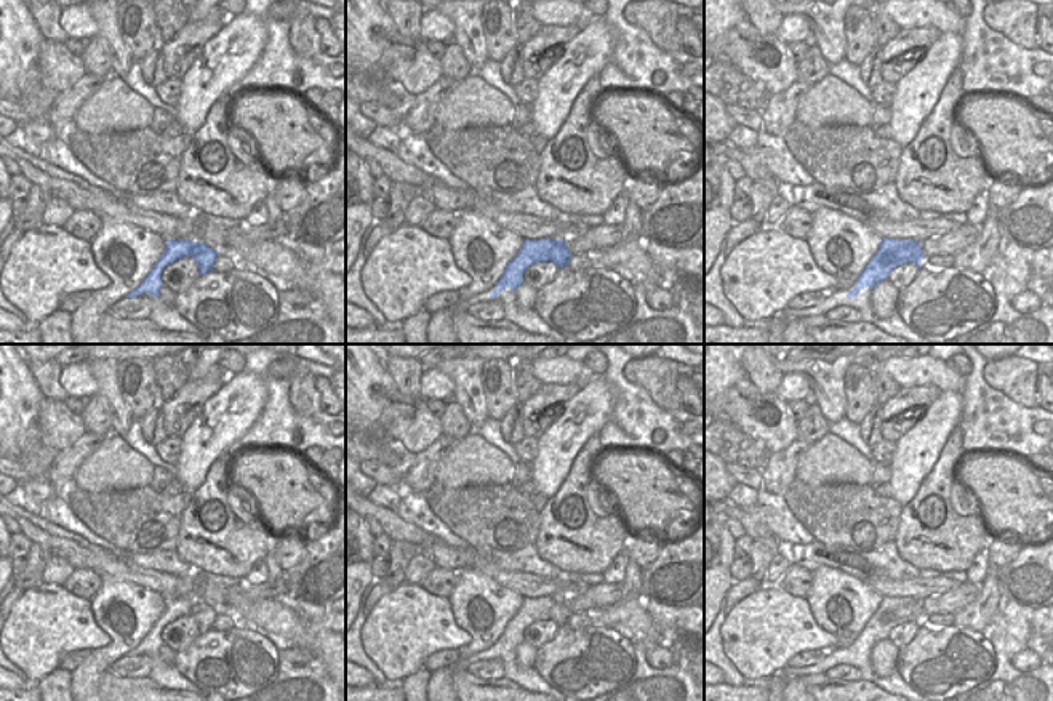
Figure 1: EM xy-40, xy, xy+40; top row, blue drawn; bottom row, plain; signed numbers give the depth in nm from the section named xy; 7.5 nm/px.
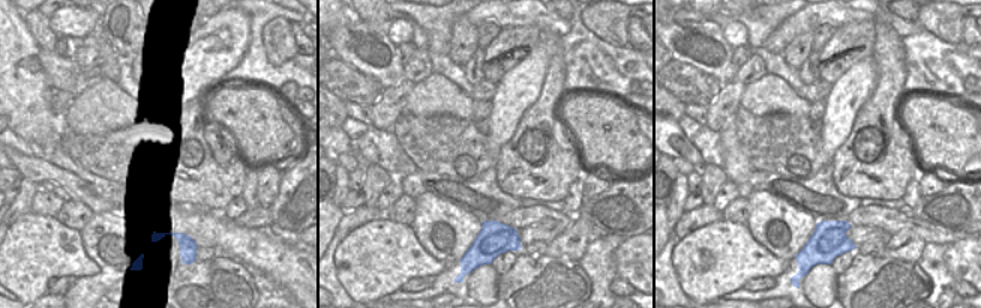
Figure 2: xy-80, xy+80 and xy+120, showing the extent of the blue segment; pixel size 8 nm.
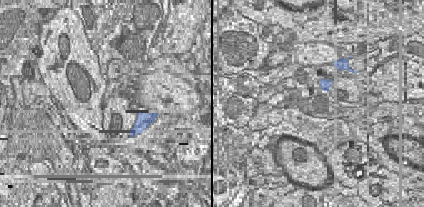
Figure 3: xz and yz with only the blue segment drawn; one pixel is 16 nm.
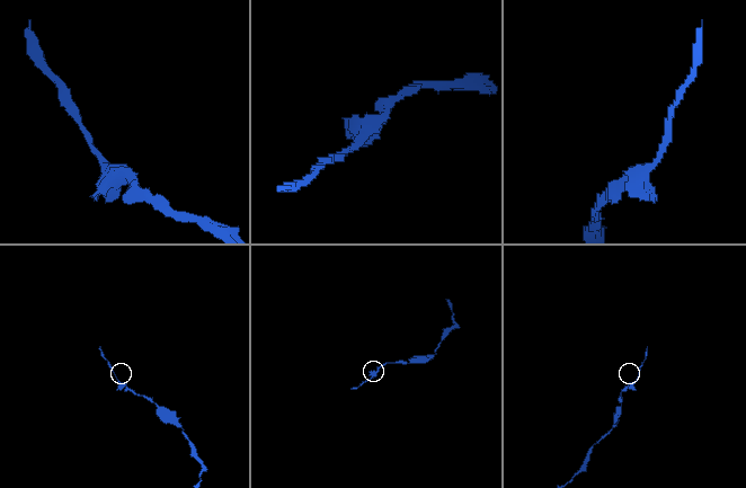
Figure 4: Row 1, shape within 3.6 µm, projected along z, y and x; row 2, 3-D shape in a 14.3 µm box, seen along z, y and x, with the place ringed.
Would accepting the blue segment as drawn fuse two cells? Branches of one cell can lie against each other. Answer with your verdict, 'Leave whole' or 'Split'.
Leave whole

